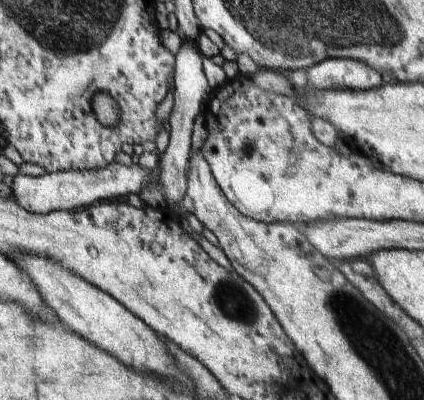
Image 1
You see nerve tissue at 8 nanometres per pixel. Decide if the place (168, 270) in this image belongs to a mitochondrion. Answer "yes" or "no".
no

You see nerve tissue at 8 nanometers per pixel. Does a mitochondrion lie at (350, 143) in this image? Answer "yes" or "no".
no

